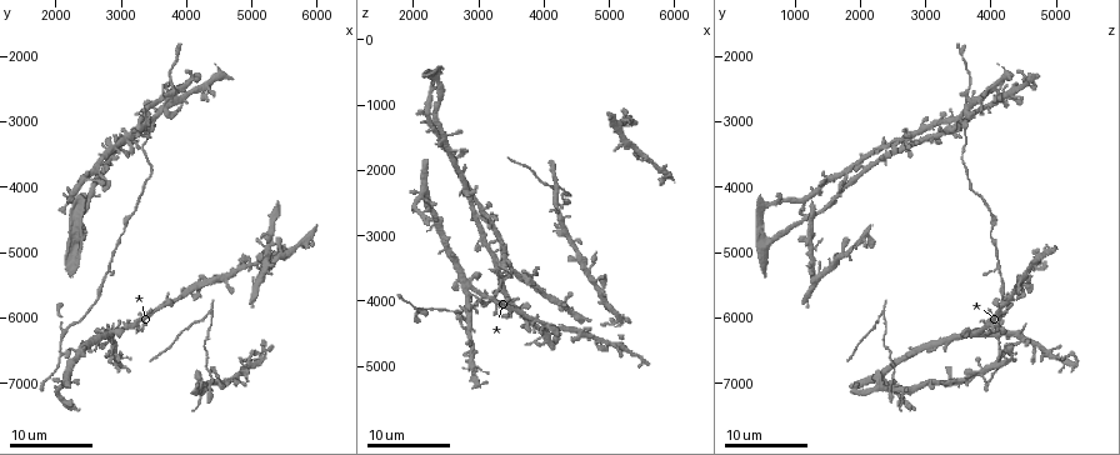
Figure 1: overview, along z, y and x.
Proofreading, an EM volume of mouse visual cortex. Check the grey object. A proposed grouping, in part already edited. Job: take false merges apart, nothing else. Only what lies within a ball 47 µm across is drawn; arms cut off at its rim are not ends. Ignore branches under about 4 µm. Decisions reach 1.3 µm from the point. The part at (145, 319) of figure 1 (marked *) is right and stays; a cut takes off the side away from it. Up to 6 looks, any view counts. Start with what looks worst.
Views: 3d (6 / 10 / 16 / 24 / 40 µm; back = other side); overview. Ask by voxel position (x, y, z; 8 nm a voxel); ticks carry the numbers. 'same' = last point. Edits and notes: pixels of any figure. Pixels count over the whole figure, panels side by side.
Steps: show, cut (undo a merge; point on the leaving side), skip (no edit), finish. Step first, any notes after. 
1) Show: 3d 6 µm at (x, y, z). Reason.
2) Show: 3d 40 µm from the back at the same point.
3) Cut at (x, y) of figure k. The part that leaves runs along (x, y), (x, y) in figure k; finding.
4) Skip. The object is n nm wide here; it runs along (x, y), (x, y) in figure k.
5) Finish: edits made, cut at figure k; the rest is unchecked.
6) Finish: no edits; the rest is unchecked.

Show: 3d 24 µm at (4350, 5900, 2300). Three-way junction.

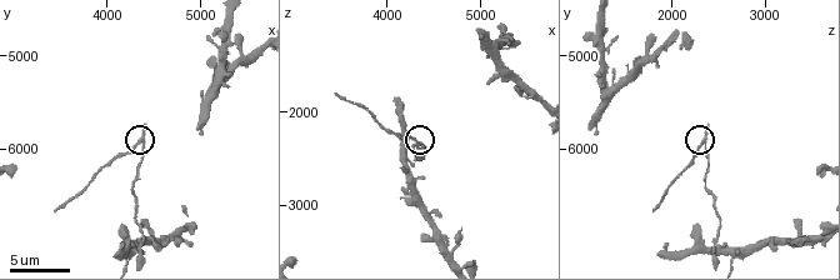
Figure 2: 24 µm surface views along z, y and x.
Show: 3d 6 µm at (4300, 5900, 2350).

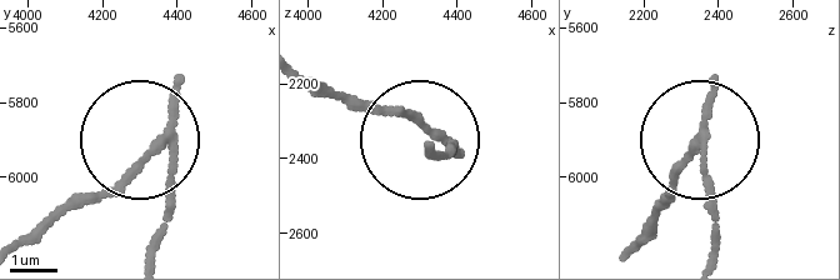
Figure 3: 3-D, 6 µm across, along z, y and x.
Show: 3d 6 µm from the back at (4330, 5920, 2320). Other side.

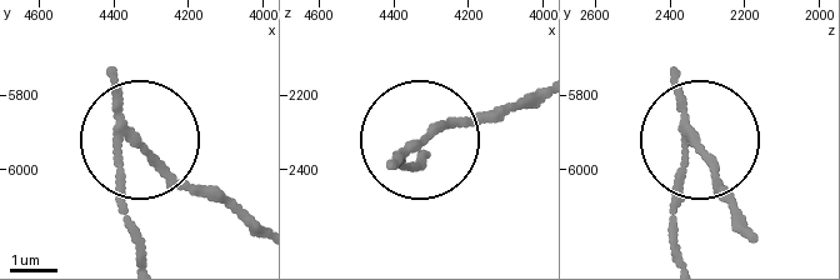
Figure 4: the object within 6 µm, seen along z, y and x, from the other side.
Cut at (168, 181) of figure 4. 3 arms meet here; a second neuron is stuck on.

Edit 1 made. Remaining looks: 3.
Show: 3d 16 µm at (3800, 2650, 3650). Branch point.

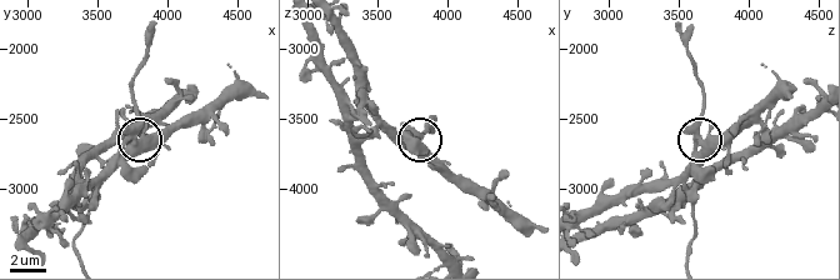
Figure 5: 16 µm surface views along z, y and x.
Show: 3d 6 µm at (3760, 2660, 3660).

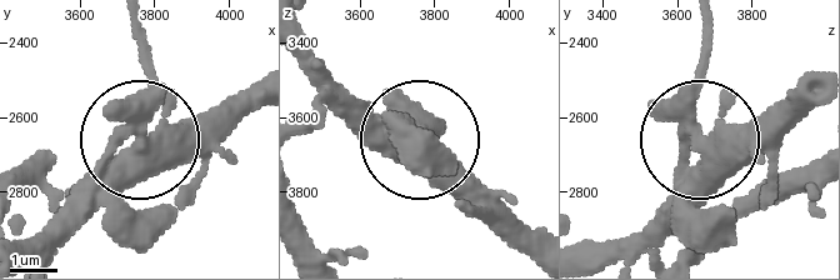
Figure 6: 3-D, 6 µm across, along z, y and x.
Skip. The side arm is 8 µm long; 3 arms meet here; continuous, no second neuron.

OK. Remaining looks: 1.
Finish: edits made, cut at figure 4; the rest is unchecked.

